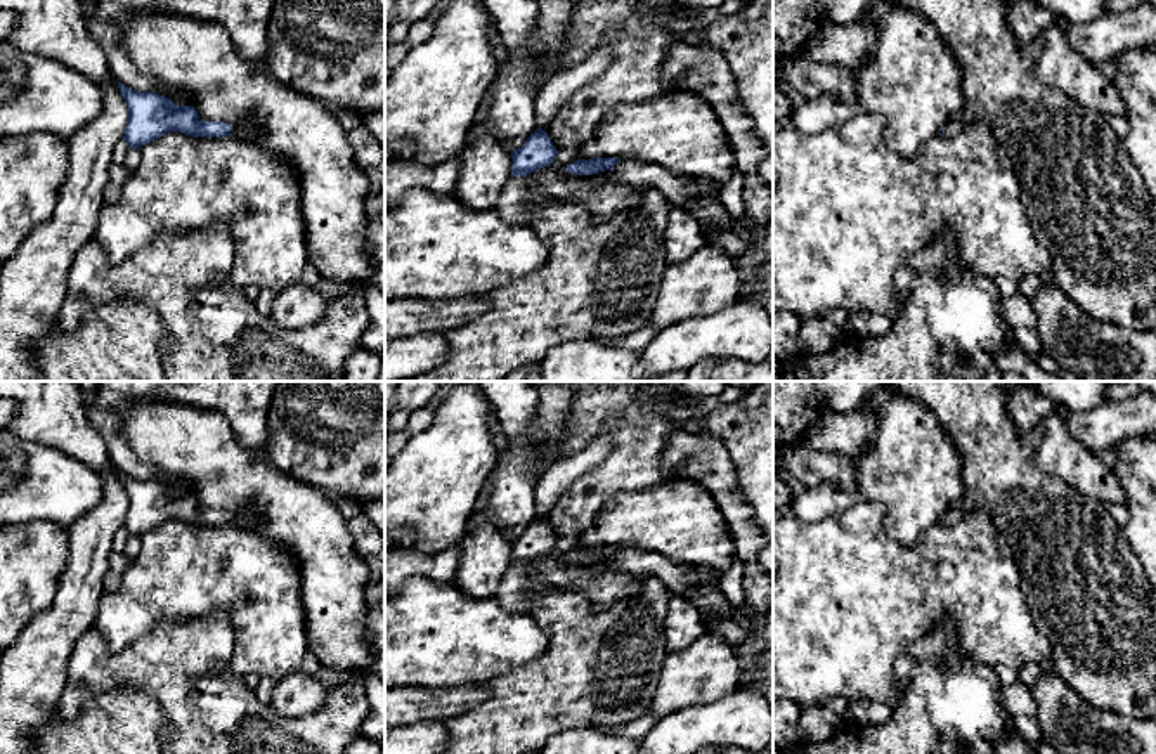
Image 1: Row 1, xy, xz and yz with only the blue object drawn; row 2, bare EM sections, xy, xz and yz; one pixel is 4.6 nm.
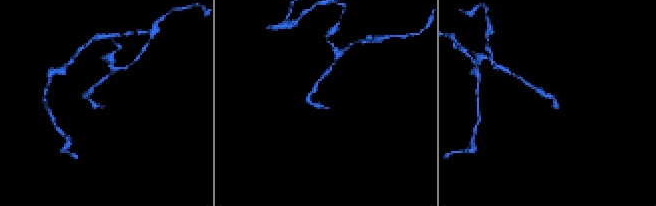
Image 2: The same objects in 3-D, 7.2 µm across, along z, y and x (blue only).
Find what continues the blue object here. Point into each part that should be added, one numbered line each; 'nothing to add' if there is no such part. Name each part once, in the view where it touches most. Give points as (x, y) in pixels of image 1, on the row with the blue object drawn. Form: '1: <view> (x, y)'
1: xz (678, 189)

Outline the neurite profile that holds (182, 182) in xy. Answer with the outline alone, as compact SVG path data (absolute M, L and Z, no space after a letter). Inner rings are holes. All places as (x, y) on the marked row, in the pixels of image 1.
M166 132L142 146L140 163L123 184L121 199L102 206L94 241L104 248L109 265L125 267L128 258L158 234L182 236L211 224L222 224L231 232L234 243L231 277L241 289L255 284L277 295L300 283L308 258L298 173L279 154L258 142L231 135L206 139Z

